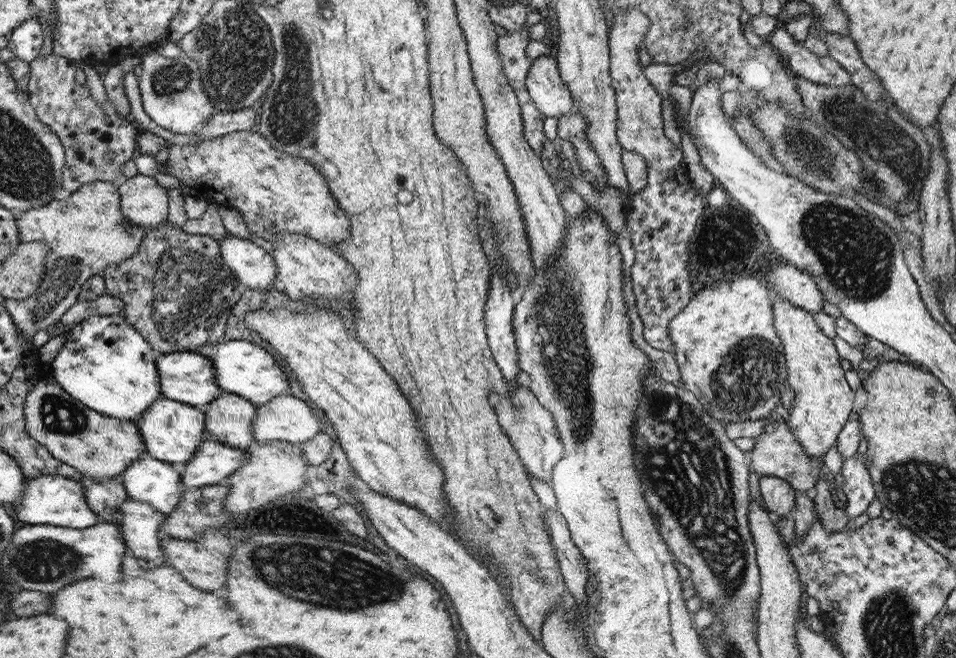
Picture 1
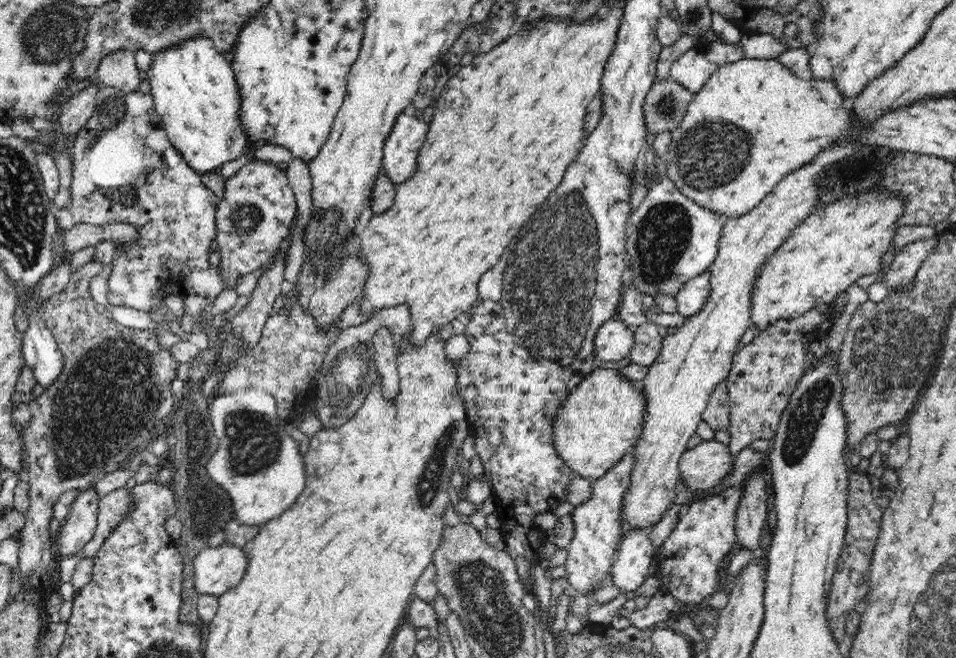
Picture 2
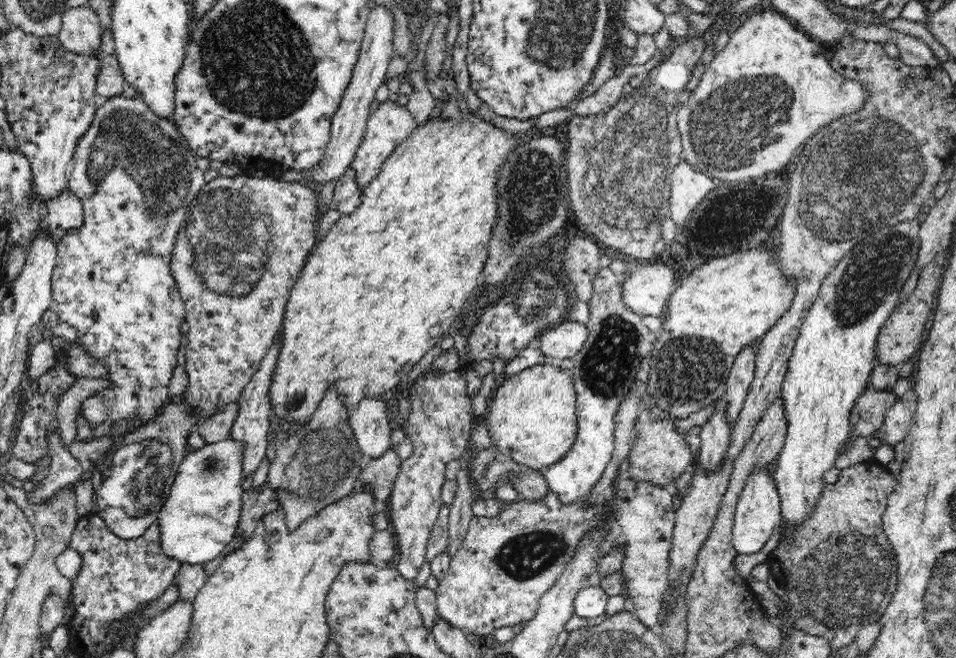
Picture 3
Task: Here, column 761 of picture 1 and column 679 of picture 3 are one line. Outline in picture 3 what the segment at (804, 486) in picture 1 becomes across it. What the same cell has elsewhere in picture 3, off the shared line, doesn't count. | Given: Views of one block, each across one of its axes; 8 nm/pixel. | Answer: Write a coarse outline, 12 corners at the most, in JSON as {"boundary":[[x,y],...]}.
{"boundary":[[636,419],[630,478],[669,487],[696,455],[674,419]]}

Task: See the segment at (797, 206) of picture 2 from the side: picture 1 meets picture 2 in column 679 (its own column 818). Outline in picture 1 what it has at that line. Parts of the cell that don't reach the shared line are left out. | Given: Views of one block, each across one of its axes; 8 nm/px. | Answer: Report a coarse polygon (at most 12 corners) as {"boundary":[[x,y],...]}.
{"boundary":[[775,302],[787,425],[822,461],[854,412],[836,344],[813,313]]}

